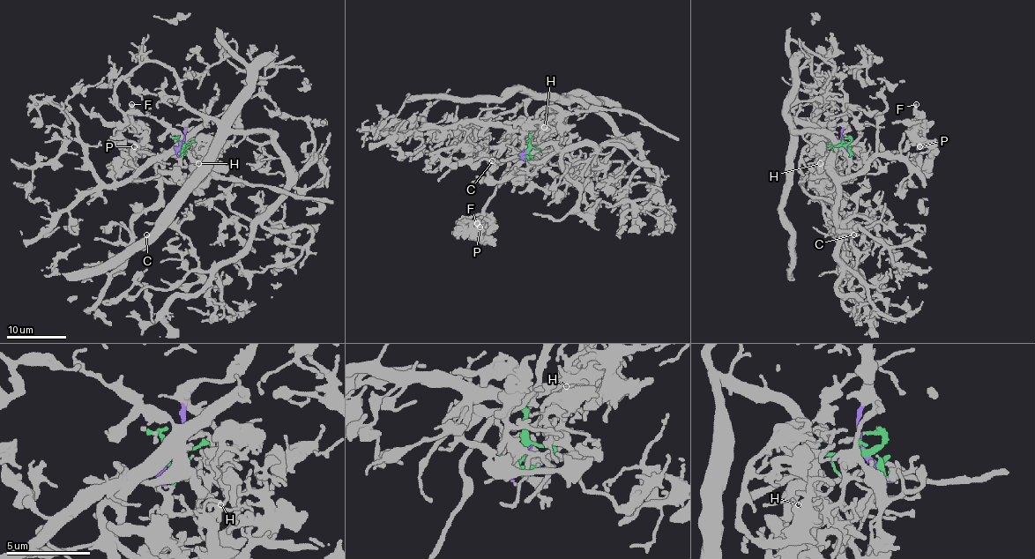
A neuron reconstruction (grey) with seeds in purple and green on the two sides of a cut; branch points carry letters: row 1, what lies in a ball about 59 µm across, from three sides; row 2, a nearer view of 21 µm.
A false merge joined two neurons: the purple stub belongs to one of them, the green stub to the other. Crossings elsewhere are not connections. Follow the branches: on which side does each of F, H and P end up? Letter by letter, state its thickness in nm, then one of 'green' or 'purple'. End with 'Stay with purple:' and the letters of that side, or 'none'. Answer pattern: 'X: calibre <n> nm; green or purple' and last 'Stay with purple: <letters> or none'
F: calibre 360 nm; green
H: calibre 160 nm; green
P: calibre 320 nm; green
Stay with purple: none

